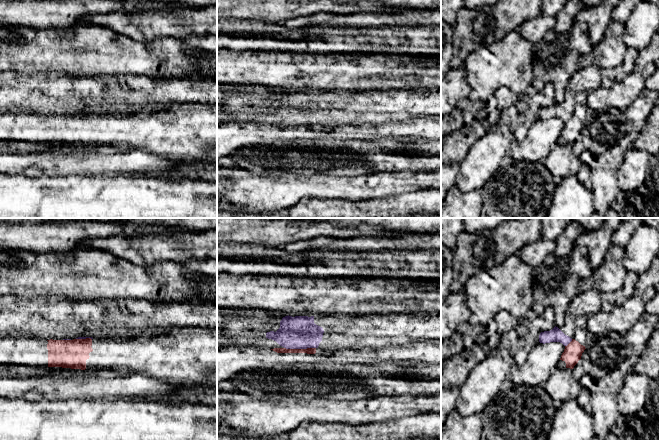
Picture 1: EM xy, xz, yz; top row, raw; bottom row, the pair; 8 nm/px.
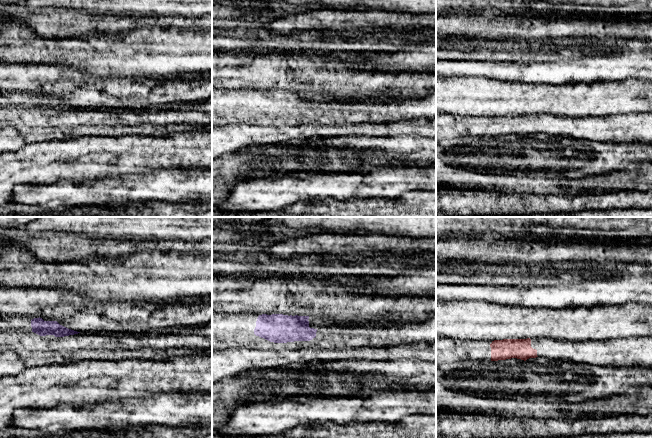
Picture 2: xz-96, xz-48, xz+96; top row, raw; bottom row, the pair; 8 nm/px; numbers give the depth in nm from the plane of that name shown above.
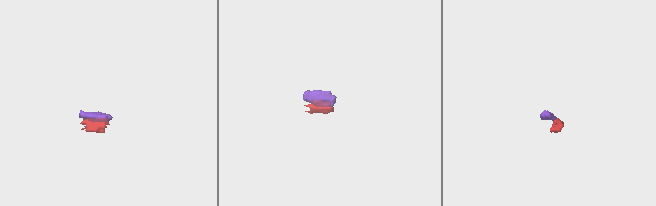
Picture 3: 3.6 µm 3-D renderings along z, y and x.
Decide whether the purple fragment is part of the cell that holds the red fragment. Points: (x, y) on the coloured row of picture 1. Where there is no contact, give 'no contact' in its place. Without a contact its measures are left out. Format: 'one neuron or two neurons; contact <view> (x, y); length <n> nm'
two neurons; contact xz (300, 349); length 260 nm

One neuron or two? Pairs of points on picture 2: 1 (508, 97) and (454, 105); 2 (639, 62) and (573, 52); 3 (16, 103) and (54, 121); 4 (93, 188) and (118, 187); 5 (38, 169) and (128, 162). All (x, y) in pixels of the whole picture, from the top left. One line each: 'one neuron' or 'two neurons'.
1: one neuron
2: two neurons
3: one neuron
4: one neuron
5: one neuron

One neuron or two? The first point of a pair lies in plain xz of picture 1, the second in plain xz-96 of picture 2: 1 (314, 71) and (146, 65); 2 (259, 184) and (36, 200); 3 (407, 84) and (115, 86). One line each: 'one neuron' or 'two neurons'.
1: two neurons
2: one neuron
3: one neuron

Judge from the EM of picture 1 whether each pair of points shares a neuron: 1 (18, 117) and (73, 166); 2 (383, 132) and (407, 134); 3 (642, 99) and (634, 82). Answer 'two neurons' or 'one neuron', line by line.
1: two neurons
2: one neuron
3: two neurons

